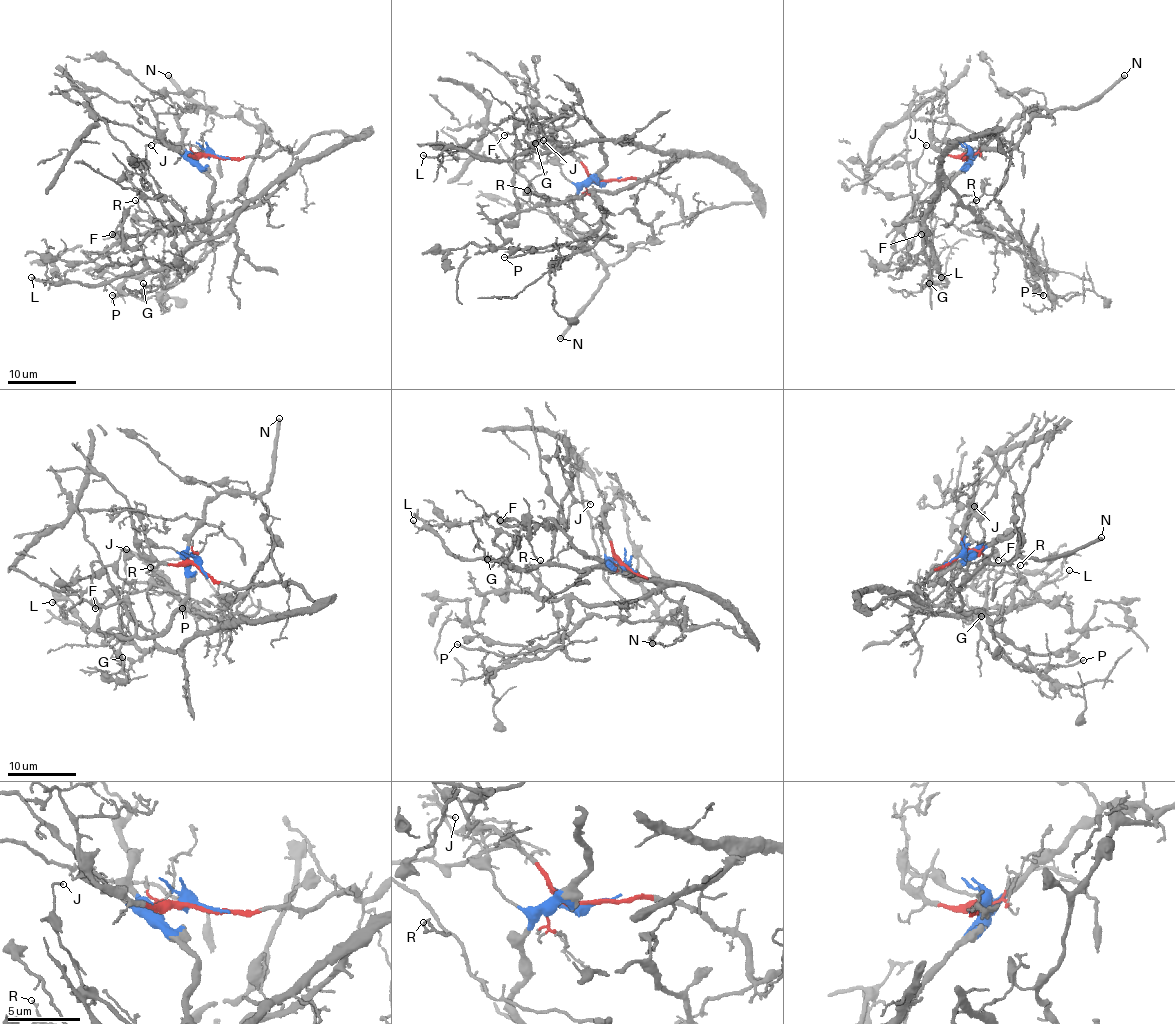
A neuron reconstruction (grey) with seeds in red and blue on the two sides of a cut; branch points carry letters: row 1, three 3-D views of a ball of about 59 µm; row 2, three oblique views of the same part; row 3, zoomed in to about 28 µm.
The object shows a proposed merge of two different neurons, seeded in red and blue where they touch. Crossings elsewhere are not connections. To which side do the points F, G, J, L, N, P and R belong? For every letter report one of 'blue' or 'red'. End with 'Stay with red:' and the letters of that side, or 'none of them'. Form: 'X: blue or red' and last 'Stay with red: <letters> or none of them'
F: blue
G: red
J: blue
L: red
N: blue
P: blue
R: red
Stay with red: G, L, R

